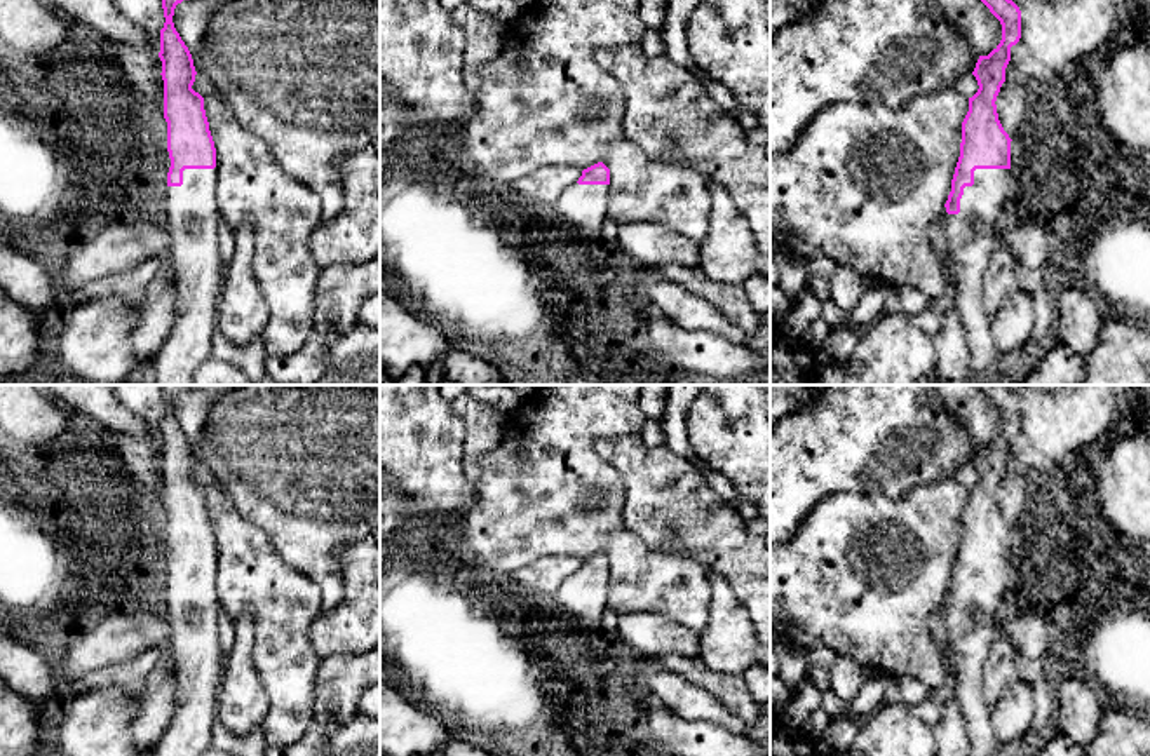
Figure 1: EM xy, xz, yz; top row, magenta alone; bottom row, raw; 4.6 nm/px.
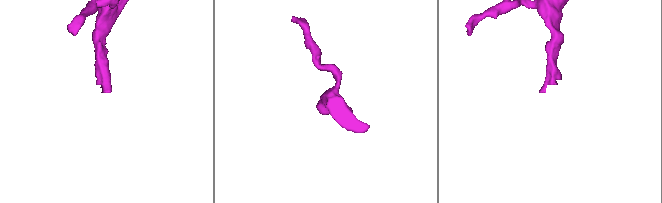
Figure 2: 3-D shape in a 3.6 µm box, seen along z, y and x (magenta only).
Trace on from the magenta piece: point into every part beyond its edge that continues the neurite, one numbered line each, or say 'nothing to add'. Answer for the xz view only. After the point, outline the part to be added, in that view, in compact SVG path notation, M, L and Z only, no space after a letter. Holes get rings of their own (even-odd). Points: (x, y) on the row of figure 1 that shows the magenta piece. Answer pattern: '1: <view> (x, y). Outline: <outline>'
1: xz (584, 206). Outline: M570 185L558 199L558 211L572 225L598 233L606 218L610 185Z

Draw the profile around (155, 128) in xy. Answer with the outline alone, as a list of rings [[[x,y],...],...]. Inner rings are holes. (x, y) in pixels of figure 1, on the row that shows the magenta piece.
[[[153,96],[153,108],[143,124],[143,138],[153,148],[153,155],[159,160],[159,179],[153,183],[153,193],[146,202],[146,207],[134,218],[141,218],[157,226],[167,226],[167,172],[171,159],[167,152],[167,122],[164,118],[164,96]]]

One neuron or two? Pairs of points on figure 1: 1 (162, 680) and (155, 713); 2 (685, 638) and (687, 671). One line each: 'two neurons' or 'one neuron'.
1: one neuron
2: two neurons

